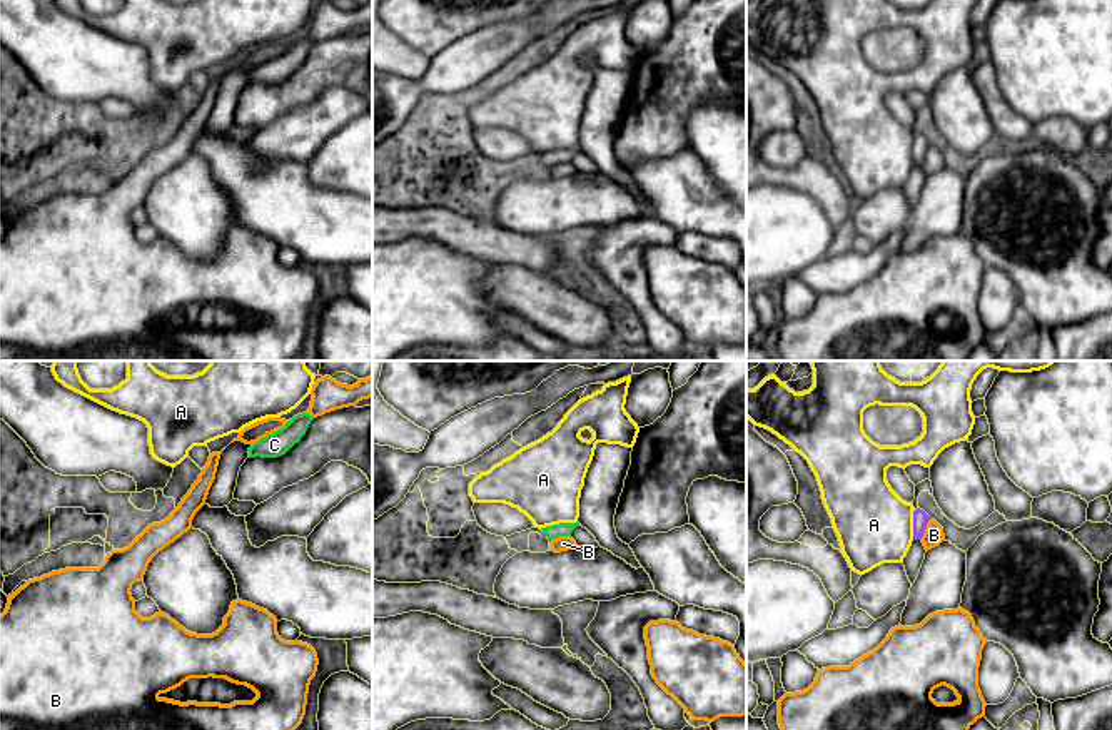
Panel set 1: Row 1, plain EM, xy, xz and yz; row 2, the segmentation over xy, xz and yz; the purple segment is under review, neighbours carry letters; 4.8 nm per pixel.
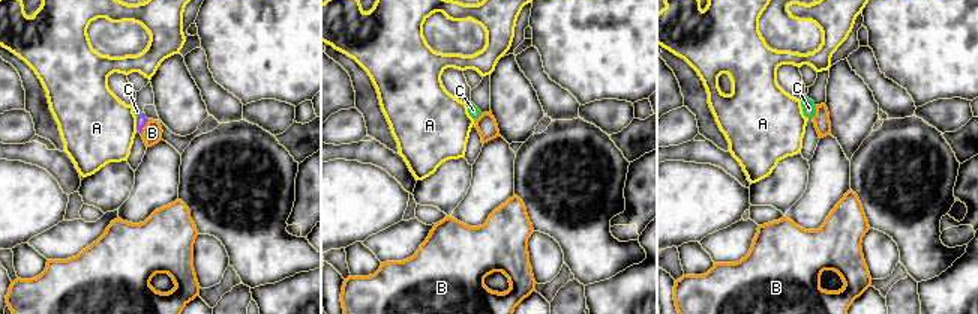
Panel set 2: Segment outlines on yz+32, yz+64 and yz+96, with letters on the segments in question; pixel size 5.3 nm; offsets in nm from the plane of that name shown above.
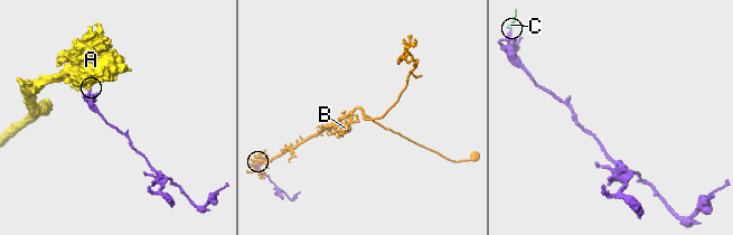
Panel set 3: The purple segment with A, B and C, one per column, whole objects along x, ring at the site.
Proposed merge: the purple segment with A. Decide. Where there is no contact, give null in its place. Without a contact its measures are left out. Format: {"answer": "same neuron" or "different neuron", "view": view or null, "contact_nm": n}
{"answer": "different neuron", "view": "yz", "contact_nm": 140}

